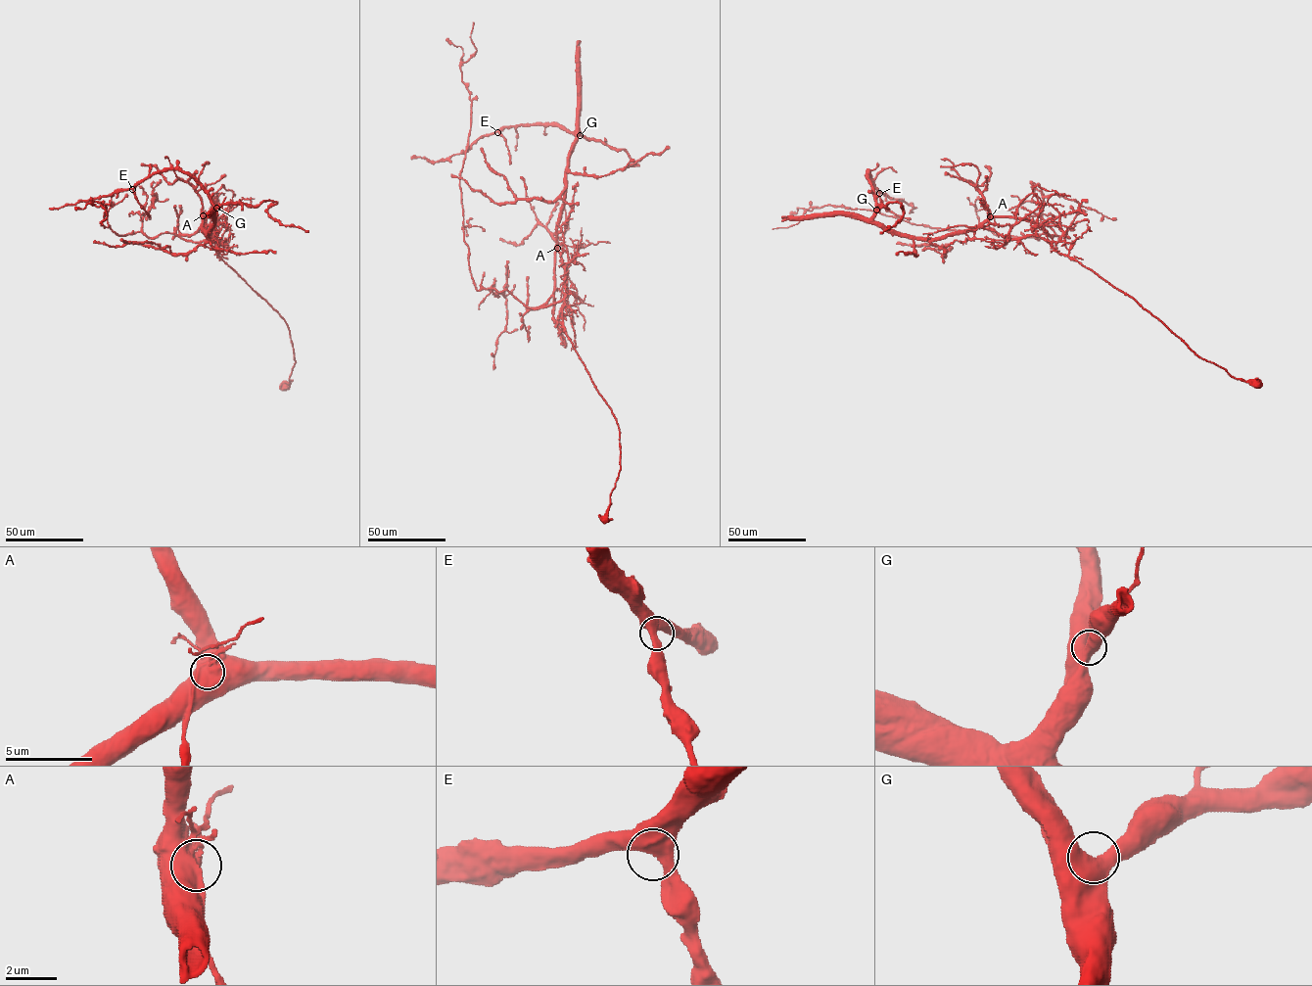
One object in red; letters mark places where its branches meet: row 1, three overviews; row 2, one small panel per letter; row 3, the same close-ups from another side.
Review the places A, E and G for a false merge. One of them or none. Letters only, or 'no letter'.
A

